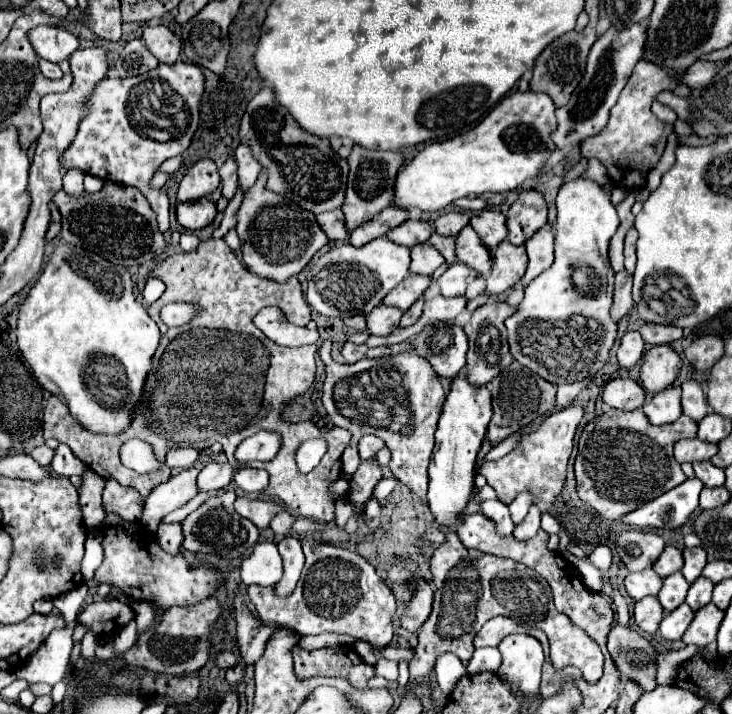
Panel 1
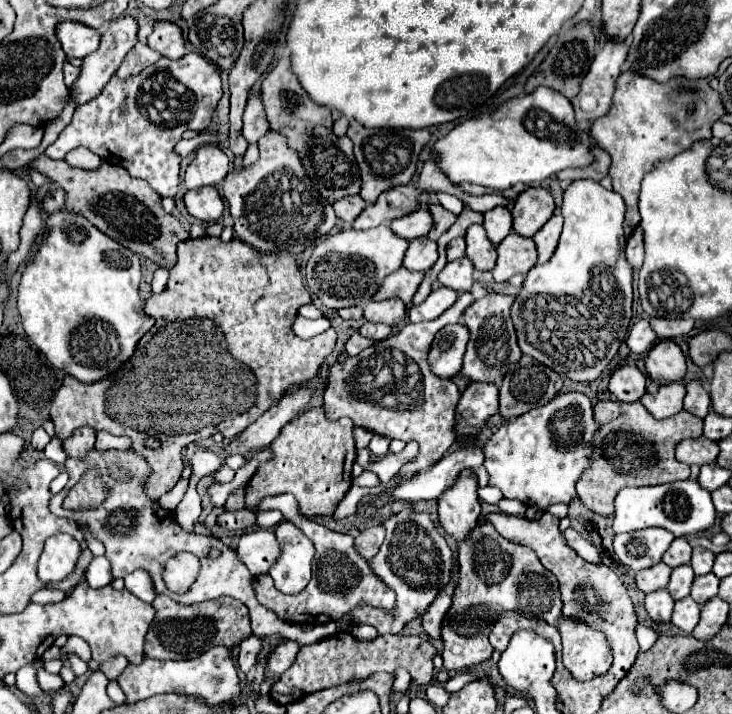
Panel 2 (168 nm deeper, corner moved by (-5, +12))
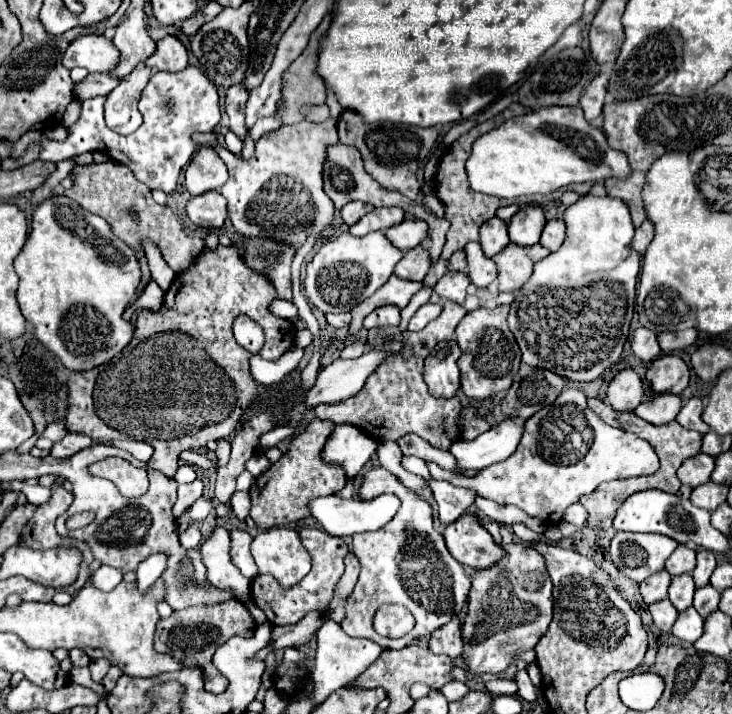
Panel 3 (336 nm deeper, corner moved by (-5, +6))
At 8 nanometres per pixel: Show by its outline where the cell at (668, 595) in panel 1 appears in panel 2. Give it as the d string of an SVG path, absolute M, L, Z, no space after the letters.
M686 564L686 566L678 566L672 570L672 576L670 576L670 582L666 586L666 590L670 592L670 596L674 600L682 600L690 594L690 586L692 586L692 580L694 580L694 572L692 568Z

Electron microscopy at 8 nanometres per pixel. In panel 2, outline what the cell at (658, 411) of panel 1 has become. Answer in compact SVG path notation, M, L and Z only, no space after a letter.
M672 382L660 386L656 392L646 392L640 402L654 414L656 418L670 418L682 410L686 388L682 382Z

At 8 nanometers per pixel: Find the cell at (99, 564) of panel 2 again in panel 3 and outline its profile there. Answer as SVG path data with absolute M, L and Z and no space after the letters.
M100 566L94 572L94 576L90 578L90 582L102 592L110 592L122 582L122 572L118 568L112 568L112 566Z

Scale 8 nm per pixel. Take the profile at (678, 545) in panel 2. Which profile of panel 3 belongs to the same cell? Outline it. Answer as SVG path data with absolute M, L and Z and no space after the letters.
M680 544L672 556L666 560L666 572L670 576L678 576L678 574L686 574L692 572L696 566L696 552L686 548L684 544Z

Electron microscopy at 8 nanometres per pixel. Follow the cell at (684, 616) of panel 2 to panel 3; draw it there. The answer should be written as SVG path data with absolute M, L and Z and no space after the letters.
M688 608L680 612L676 624L672 626L672 634L686 644L694 644L702 636L702 626L704 626L702 616L694 608Z

